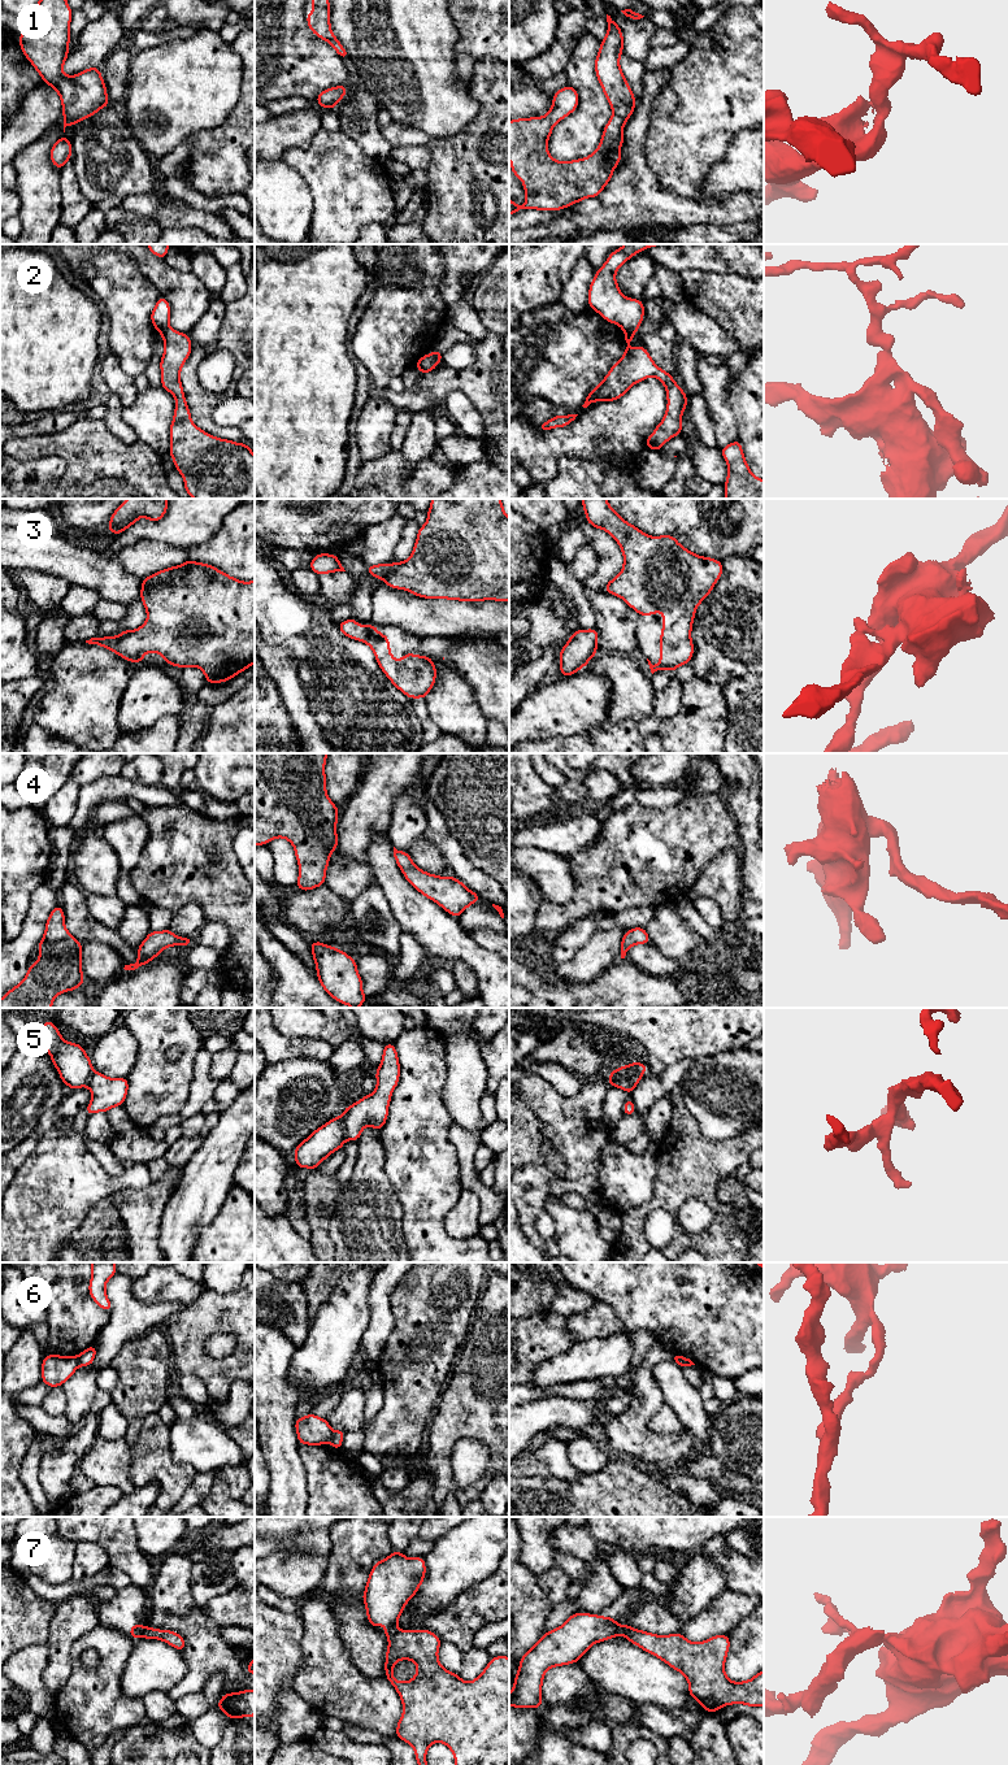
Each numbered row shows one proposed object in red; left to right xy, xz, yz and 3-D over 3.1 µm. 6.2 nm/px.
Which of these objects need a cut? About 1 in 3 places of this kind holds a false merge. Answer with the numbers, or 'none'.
2, 5, 6, 7

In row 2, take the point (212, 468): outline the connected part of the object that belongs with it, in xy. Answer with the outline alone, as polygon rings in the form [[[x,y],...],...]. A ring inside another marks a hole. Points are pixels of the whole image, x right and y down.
[[[169,329],[161,336],[165,343],[160,361],[161,387],[175,397],[175,410],[169,431],[169,455],[175,469],[183,477],[184,491],[194,499],[255,499],[255,455],[251,447],[216,438],[191,421],[191,413],[181,383],[181,369],[192,349],[188,334]]]

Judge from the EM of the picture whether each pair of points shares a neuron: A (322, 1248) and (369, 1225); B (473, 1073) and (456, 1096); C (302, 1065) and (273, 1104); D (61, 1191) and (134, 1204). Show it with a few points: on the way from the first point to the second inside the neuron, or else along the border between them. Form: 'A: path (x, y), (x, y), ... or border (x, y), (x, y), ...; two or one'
A: border (333, 1212), (329, 1220), (329, 1237), (335, 1248); two
B: path (468, 1078), (461, 1091); one
C: path (292, 1074), (277, 1090), (277, 1095); one
D: border (137, 1190), (121, 1189), (105, 1198); two

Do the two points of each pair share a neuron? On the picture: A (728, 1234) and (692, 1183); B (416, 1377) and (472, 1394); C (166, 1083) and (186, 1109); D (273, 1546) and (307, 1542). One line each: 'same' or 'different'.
A: same
B: different
C: different
D: same

